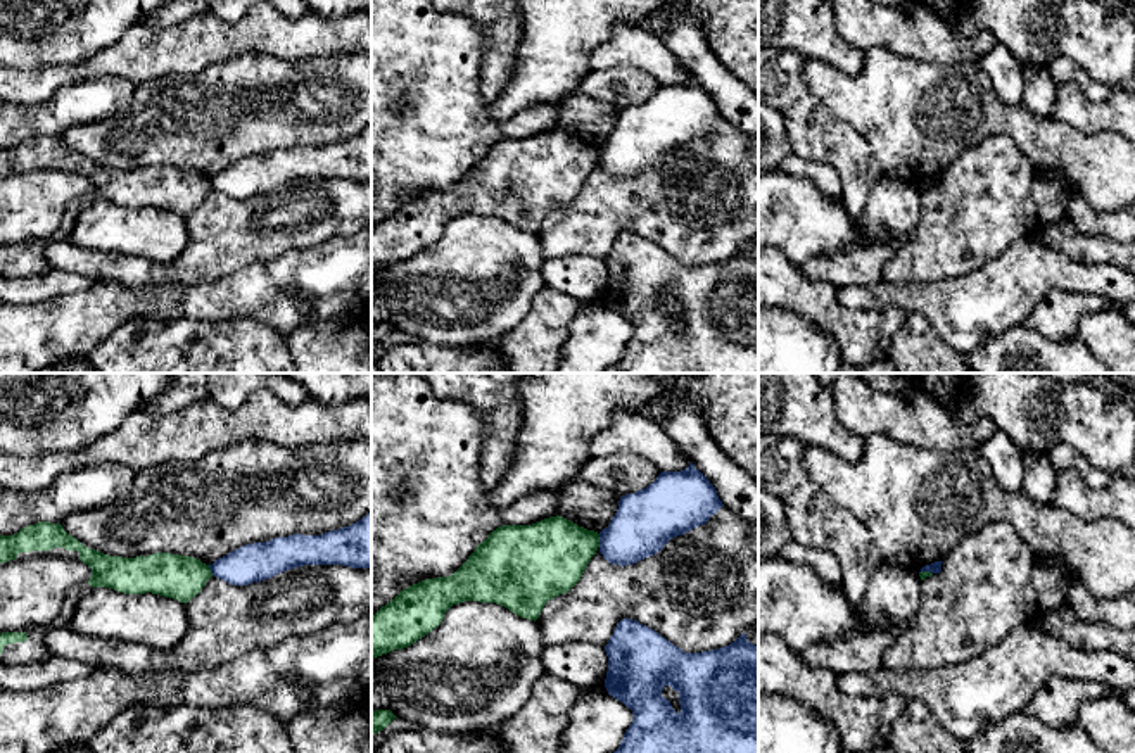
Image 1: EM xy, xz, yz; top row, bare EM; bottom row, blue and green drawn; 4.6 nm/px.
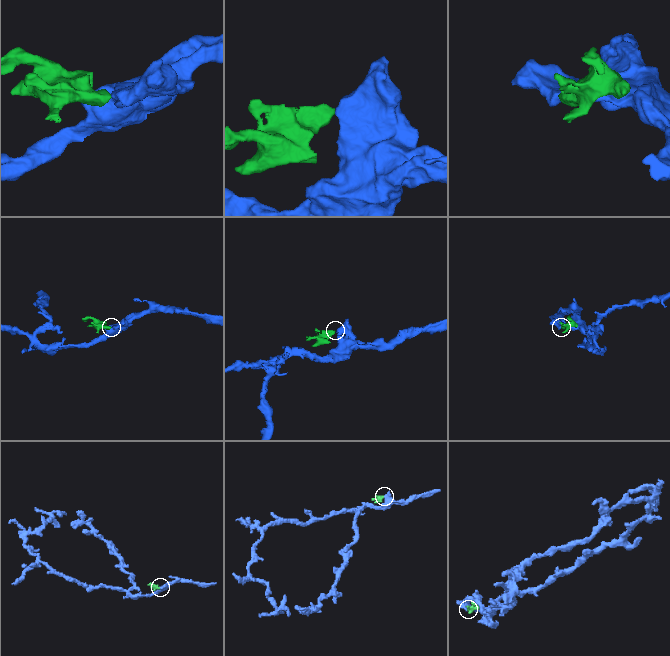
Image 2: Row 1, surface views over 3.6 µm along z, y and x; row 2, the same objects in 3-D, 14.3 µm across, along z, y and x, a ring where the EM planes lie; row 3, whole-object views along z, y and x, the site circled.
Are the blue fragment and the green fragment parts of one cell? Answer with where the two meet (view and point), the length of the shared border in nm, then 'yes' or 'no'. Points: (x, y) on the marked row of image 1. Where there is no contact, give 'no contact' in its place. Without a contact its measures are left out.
xz (600, 541) | 60 nm | no

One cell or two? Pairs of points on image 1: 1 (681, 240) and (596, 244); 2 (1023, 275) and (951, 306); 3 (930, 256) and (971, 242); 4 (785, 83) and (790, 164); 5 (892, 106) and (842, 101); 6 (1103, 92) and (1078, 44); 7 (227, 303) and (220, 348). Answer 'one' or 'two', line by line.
1: one
2: one
3: one
4: two
5: one
6: two
7: two

